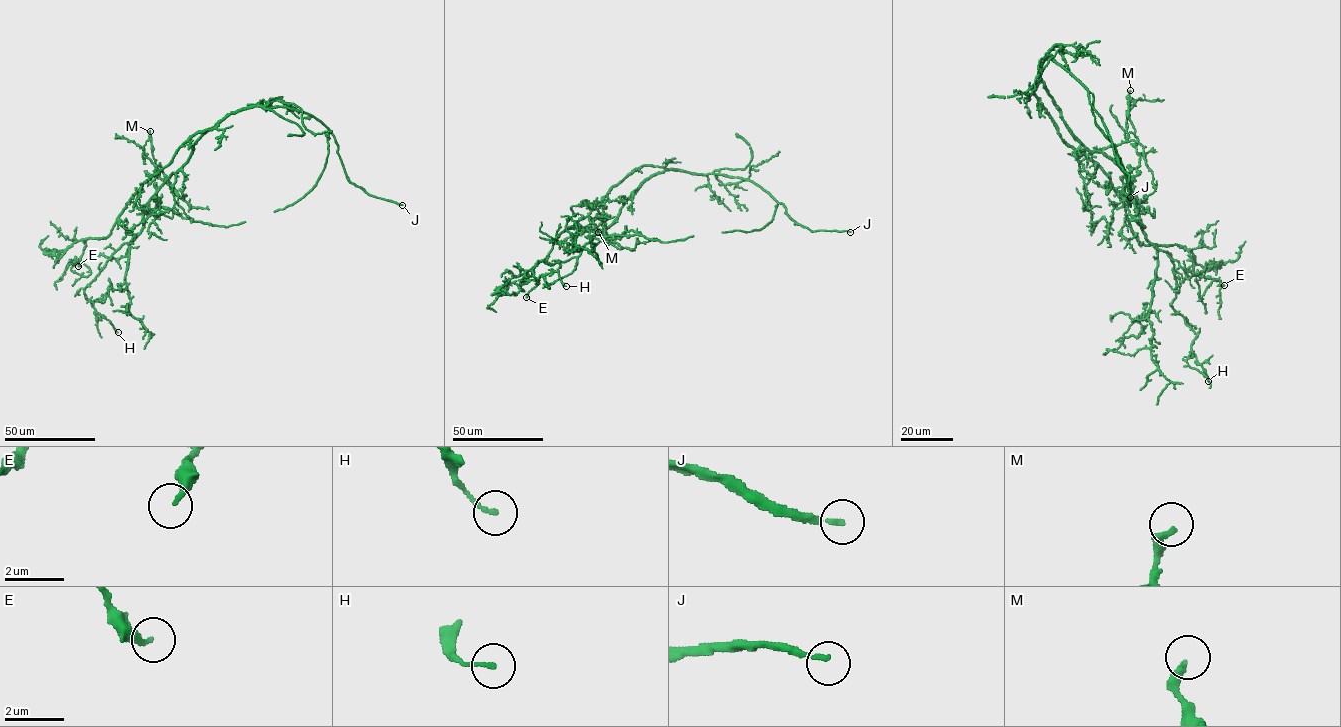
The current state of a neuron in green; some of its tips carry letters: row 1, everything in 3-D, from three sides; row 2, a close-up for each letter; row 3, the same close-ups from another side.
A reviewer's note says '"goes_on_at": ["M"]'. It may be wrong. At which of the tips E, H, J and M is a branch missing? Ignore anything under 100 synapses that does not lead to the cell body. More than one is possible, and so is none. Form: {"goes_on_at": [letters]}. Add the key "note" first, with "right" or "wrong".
{"note": "wrong", "goes_on_at": ["J"]}

